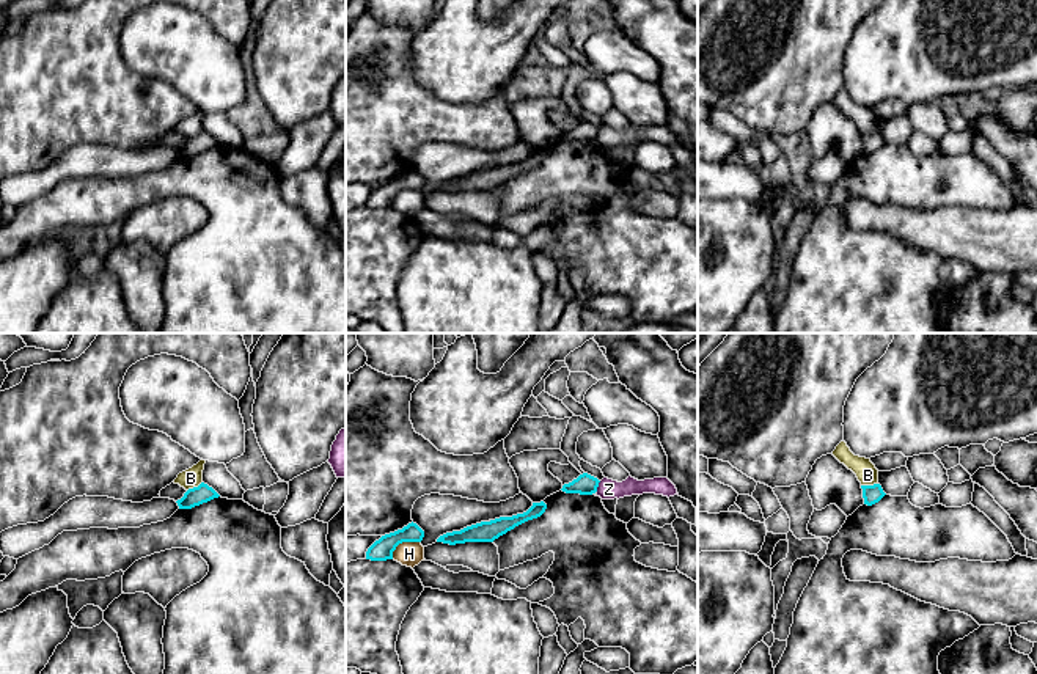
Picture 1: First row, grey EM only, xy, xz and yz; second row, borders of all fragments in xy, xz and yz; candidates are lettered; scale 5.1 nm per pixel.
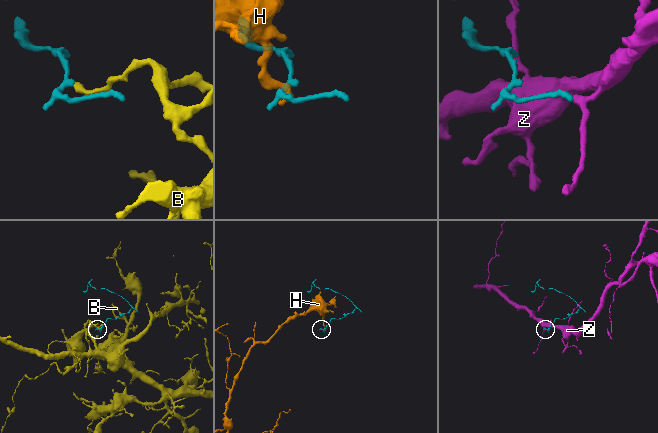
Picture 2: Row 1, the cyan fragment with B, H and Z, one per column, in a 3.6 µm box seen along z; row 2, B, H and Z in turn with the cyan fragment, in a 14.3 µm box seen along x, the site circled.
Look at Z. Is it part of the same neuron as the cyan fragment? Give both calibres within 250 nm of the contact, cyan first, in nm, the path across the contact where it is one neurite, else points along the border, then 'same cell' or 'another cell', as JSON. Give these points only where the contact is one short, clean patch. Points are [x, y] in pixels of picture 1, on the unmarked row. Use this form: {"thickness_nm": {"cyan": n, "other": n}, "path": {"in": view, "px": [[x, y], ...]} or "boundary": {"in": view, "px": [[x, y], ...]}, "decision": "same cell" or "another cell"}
{"thickness_nm": {"cyan": 110, "other": 110}, "boundary": {"in": "xz", "px": [[600, 129], [594, 140]]}, "decision": "another cell"}

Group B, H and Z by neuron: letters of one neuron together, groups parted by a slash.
B / H / Z

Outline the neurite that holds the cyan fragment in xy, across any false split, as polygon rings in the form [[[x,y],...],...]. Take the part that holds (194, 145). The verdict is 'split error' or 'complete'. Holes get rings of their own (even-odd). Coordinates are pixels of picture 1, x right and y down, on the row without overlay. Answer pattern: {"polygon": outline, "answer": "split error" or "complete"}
{"polygon": [[[201,130],[198,135],[189,137],[176,151],[179,157],[192,157],[218,145],[220,143],[212,135]]], "answer": "complete"}

